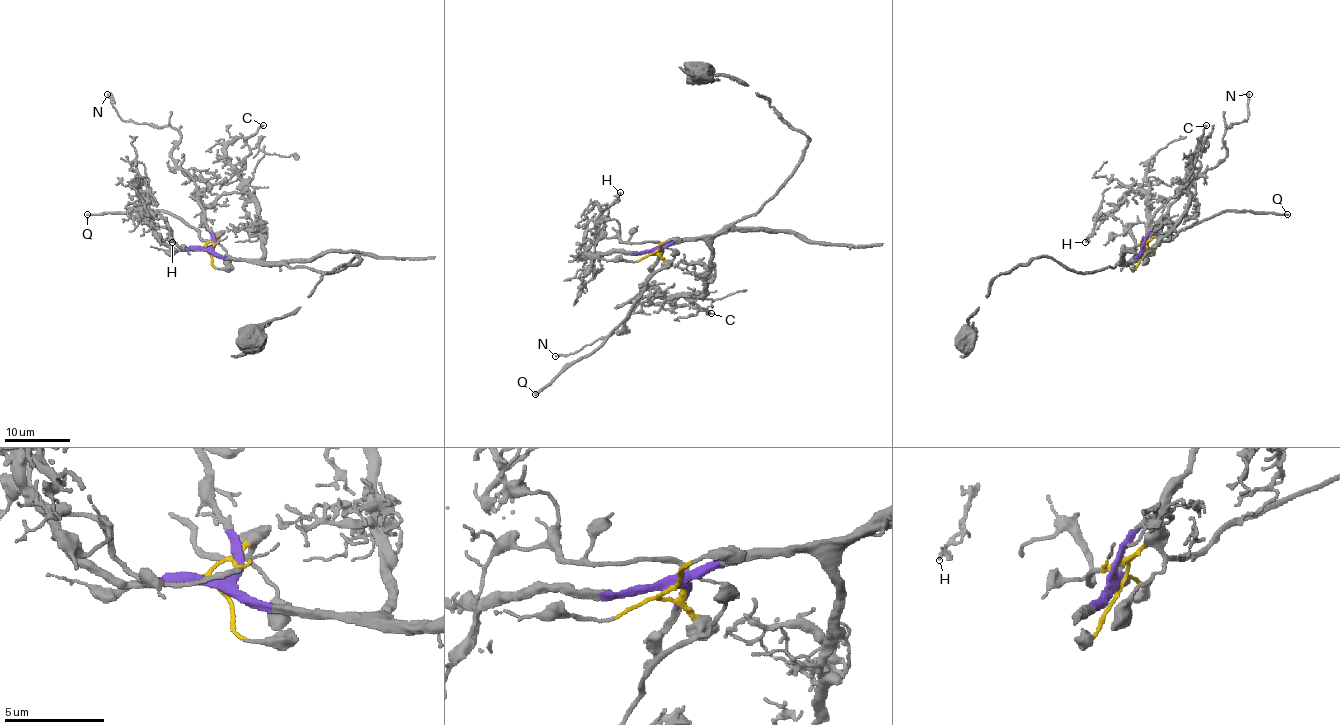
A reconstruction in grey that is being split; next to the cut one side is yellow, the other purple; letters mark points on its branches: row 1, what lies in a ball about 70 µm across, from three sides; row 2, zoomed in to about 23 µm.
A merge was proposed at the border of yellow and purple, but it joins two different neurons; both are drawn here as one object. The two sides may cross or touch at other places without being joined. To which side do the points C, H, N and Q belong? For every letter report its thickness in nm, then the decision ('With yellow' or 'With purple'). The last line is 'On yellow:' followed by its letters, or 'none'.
C: Thickness 140 nm. With purple
H: Thickness 110 nm. With purple
N: Thickness 130 nm. With purple
Q: Thickness 240 nm. With yellow
On yellow: Q

